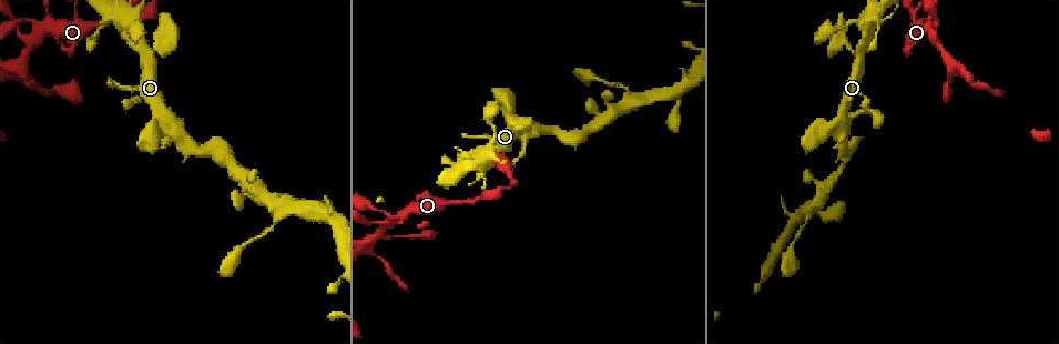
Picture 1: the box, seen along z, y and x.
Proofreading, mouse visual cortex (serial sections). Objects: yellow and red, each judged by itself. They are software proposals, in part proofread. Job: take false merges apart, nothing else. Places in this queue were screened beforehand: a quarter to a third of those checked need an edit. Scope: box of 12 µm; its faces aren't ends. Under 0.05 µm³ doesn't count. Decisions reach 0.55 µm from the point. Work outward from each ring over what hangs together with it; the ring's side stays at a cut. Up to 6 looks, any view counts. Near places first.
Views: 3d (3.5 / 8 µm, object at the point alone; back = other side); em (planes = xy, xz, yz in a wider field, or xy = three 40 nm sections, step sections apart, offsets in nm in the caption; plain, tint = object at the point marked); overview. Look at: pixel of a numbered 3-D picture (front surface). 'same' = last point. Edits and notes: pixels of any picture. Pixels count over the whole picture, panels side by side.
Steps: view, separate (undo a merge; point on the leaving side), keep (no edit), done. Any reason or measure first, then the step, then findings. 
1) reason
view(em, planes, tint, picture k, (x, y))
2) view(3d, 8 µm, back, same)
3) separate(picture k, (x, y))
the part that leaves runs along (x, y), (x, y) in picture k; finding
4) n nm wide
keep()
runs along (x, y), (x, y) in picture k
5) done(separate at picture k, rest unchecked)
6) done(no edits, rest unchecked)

arms part here
view(3d, 3.5 µm, picture 1, (850, 148))

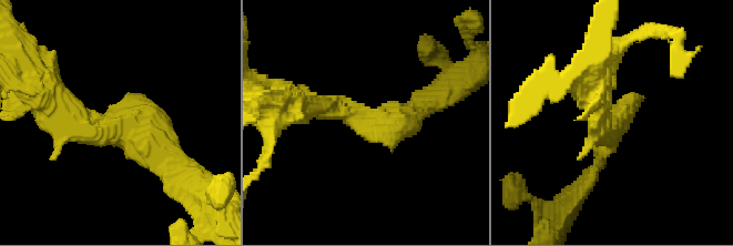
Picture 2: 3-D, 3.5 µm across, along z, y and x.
need the tissue
view(em, xy, step 1, tint, picture 2, (614, 126))

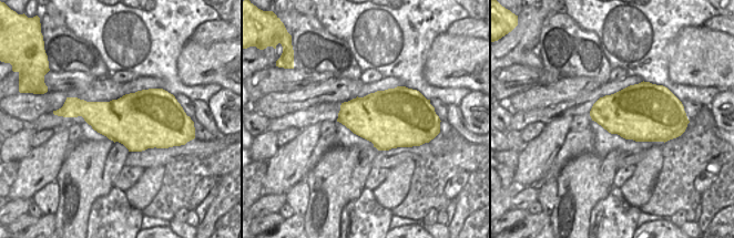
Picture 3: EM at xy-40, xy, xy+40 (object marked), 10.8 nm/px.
cut it another way
view(em, xy, step 2, tint, same)

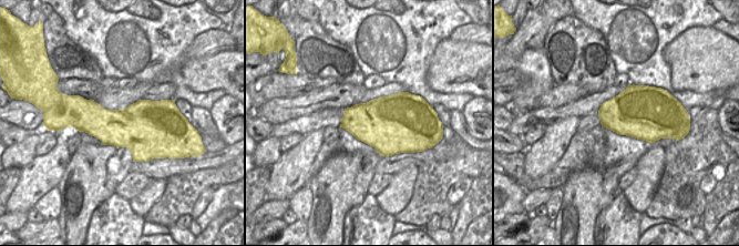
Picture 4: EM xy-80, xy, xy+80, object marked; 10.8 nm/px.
keep()
runs along (68, 113), (135, 126), (190, 174) in picture 2; all the same cell

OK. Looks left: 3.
thin arm on a thick one
view(3d, 8 µm, back, picture 1, (929, 16))

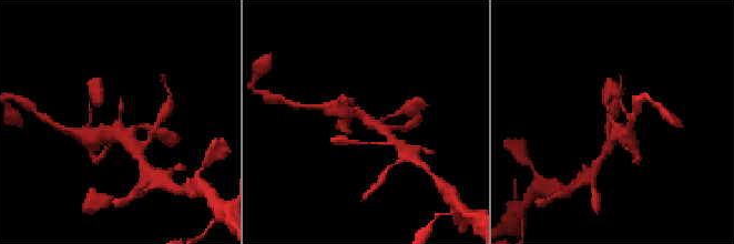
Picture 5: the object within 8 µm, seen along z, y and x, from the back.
4 arms; arms of 100, 150, 300, 350 nm; need the tissue
view(em, xy, step 5, tint, picture 5, (615, 123))

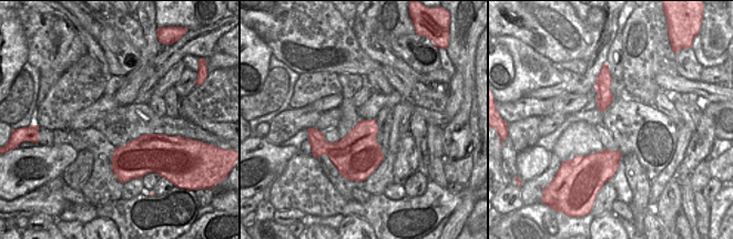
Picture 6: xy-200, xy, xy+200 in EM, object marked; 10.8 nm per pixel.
keep()
runs along (97, 135), (116, 134), (121, 99) in picture 5; all the same cell

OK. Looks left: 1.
done(no edits, rest unchecked)

